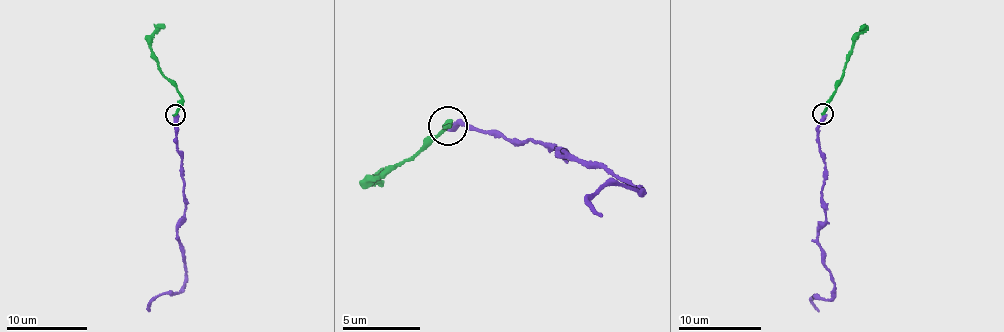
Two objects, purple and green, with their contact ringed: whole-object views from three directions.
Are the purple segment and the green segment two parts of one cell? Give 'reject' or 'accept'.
reject

